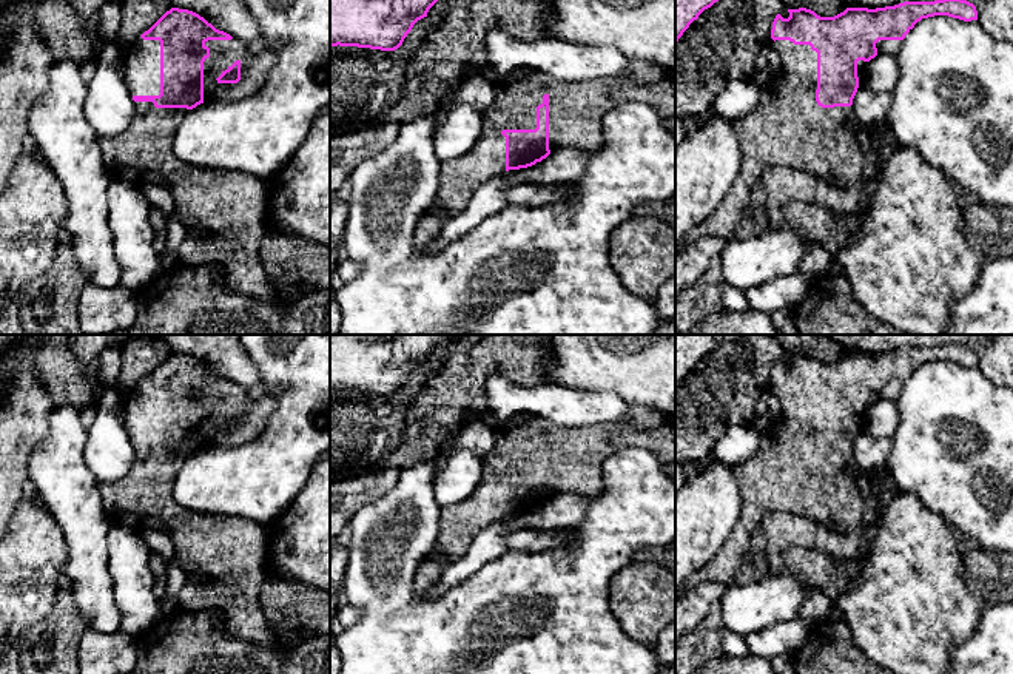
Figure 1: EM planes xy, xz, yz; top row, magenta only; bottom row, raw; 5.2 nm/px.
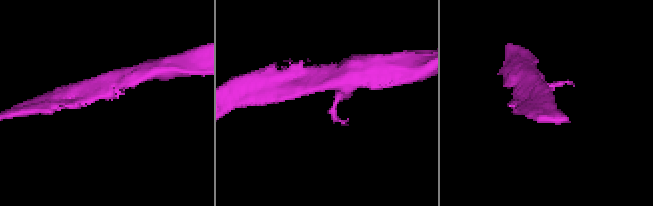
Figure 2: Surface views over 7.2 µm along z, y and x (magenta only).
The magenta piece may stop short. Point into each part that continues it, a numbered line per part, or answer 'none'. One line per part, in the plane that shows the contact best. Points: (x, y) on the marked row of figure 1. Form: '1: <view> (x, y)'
1: xz (575, 107)

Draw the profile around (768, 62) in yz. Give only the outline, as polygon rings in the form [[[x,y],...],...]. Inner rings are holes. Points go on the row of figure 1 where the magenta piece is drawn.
[[[768,40],[765,43],[760,43],[757,46],[757,57],[756,57],[756,71],[757,77],[756,80],[759,83],[765,83],[768,80],[772,80],[776,74],[782,68],[782,57],[774,45],[774,40]]]

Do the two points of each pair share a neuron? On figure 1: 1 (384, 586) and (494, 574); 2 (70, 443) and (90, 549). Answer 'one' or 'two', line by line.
1: one
2: one

